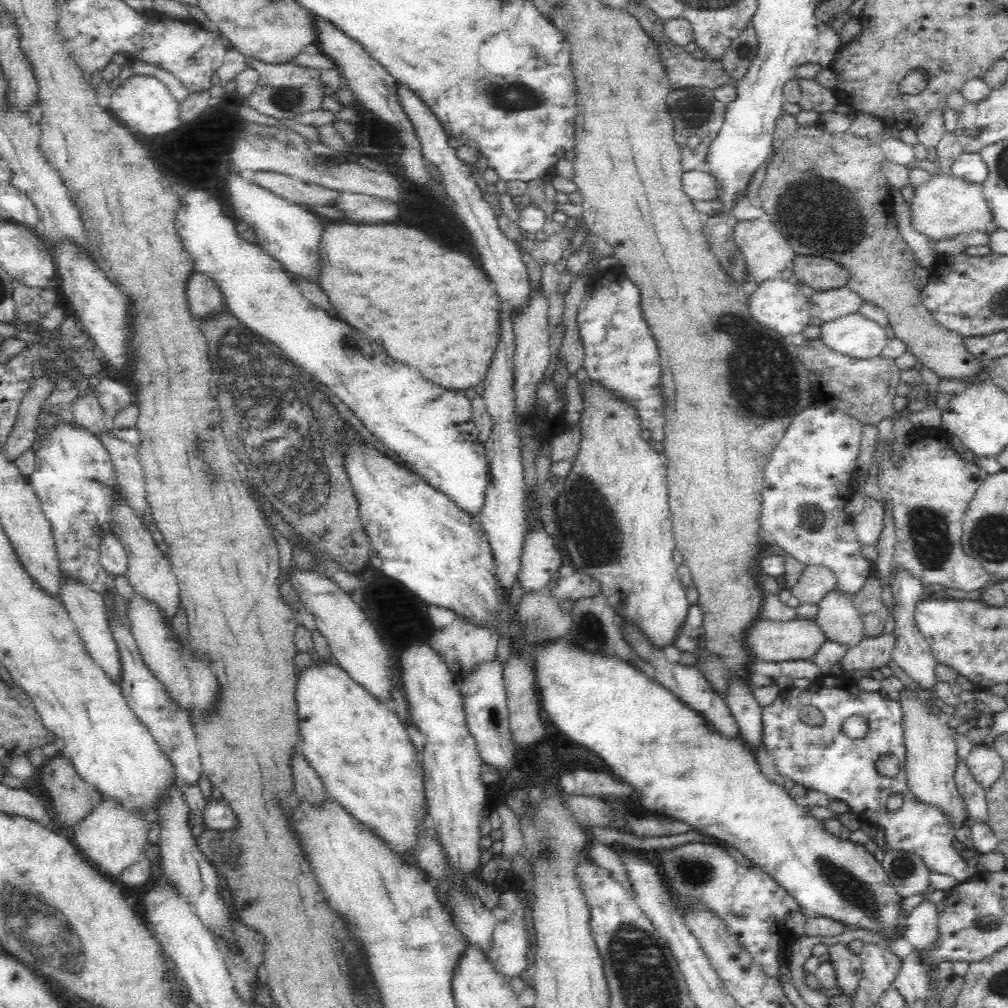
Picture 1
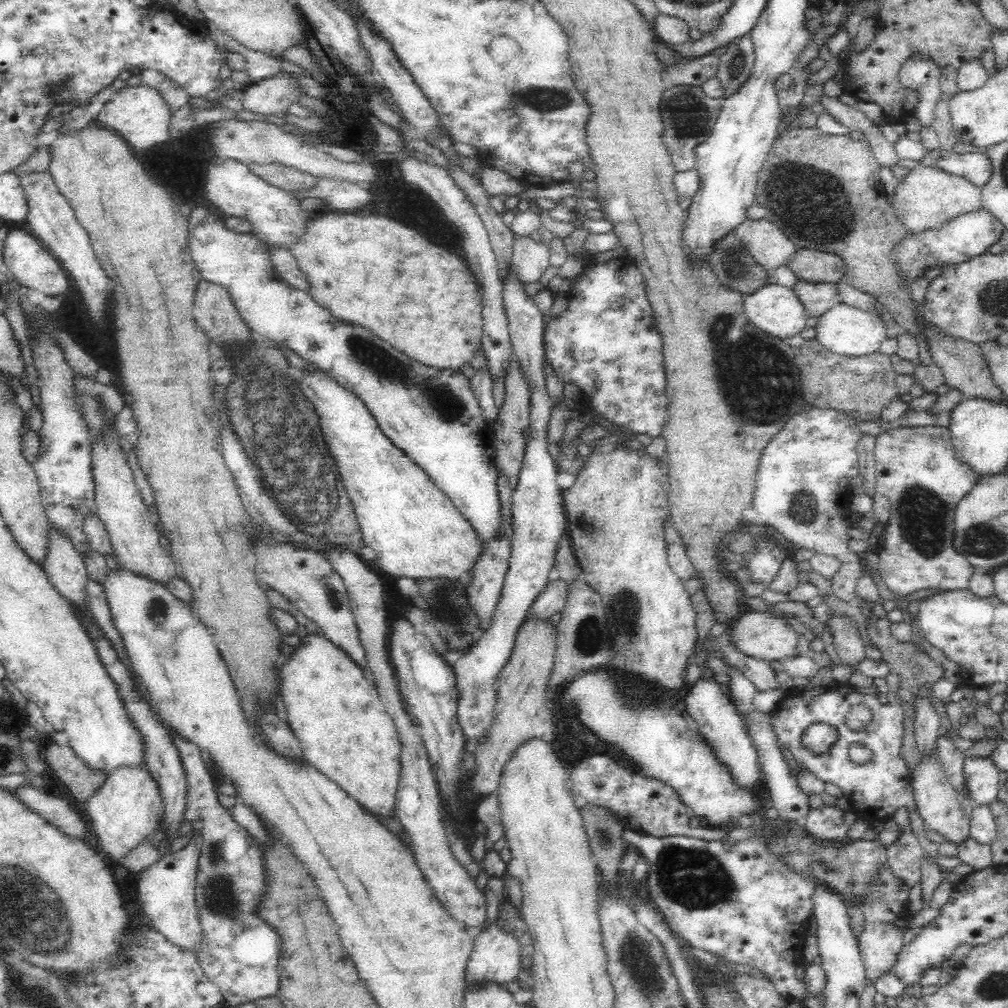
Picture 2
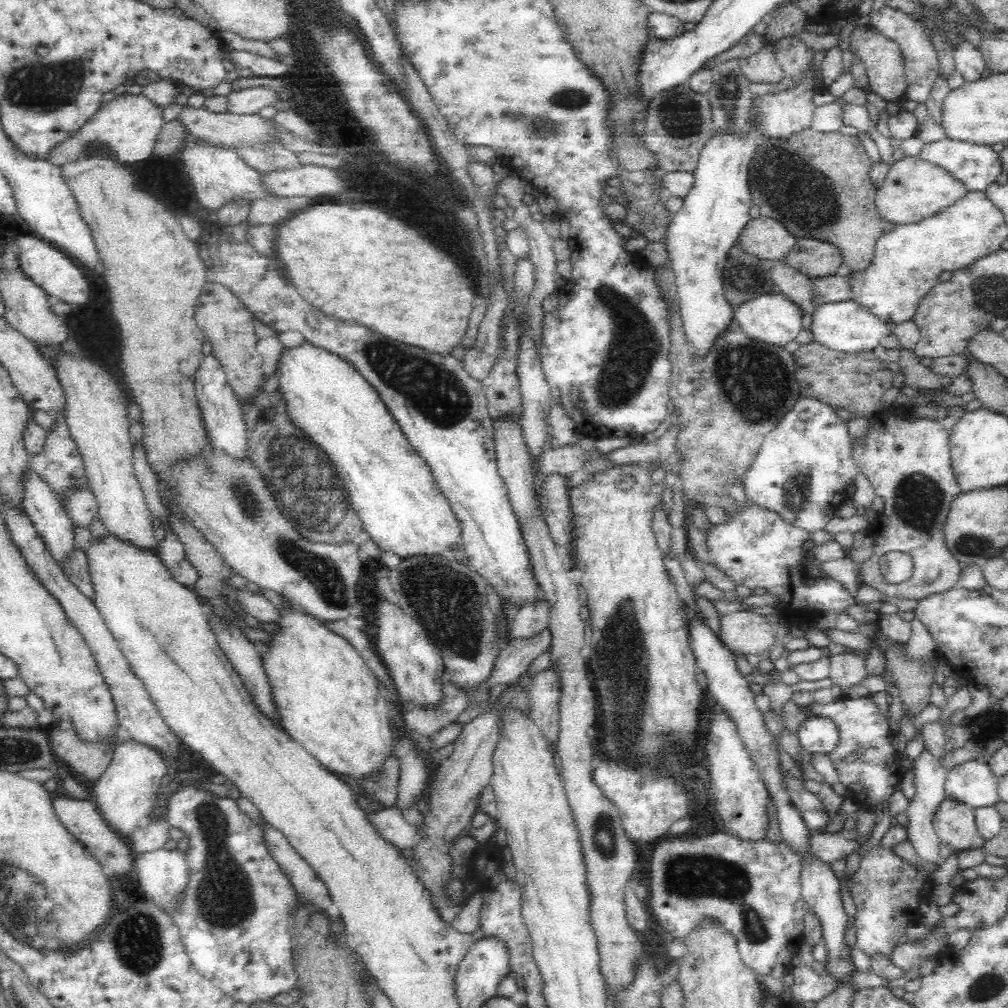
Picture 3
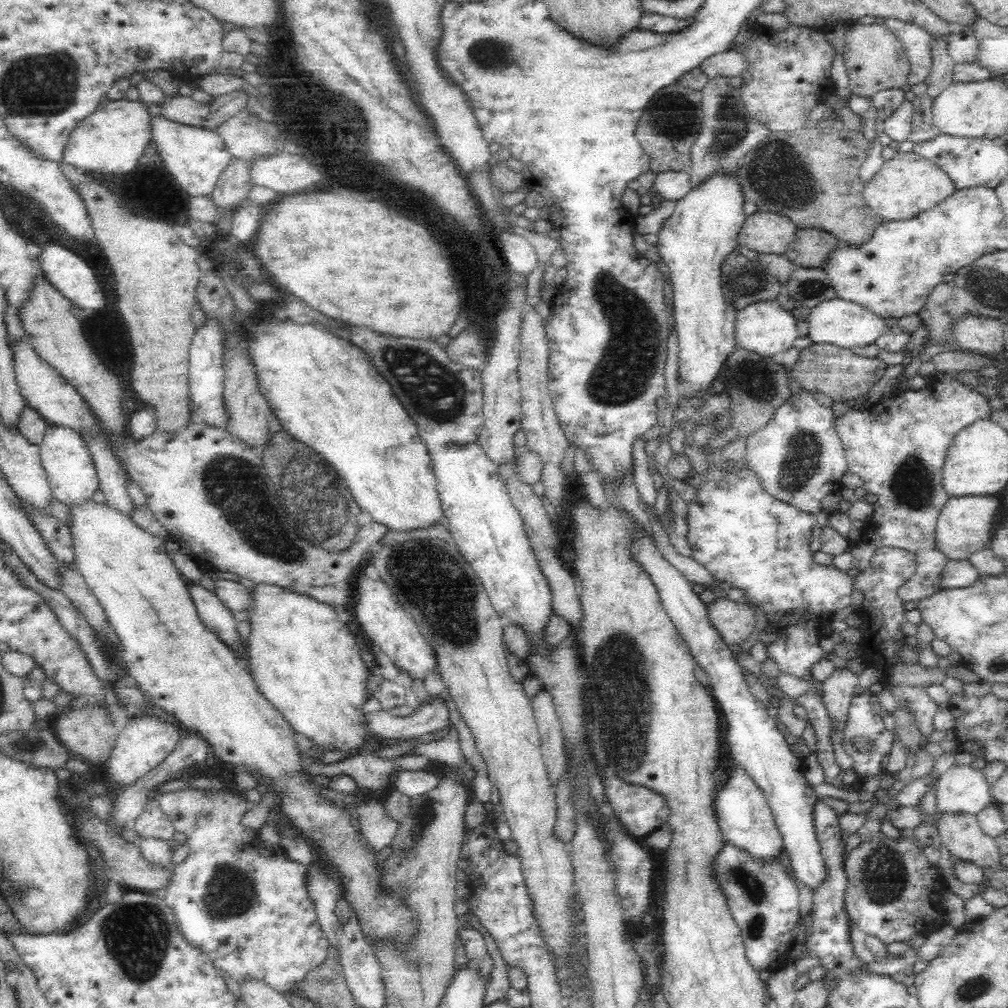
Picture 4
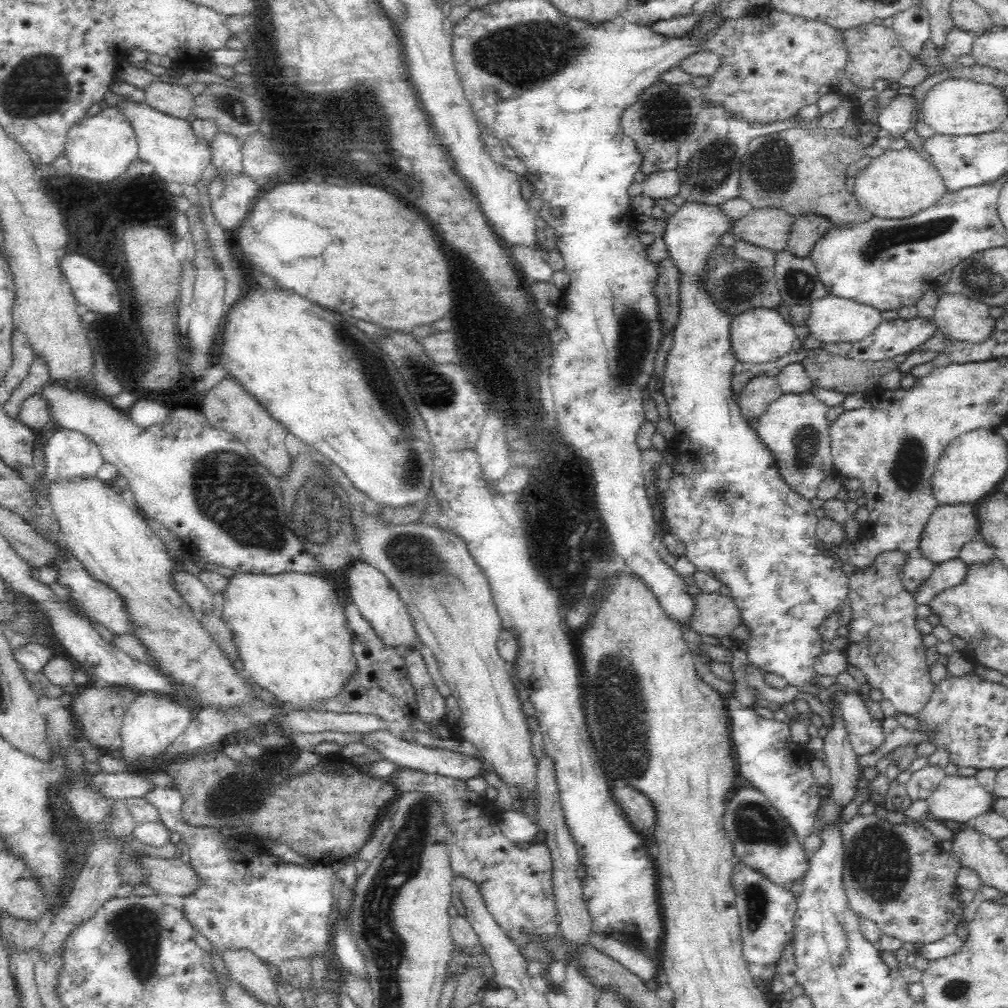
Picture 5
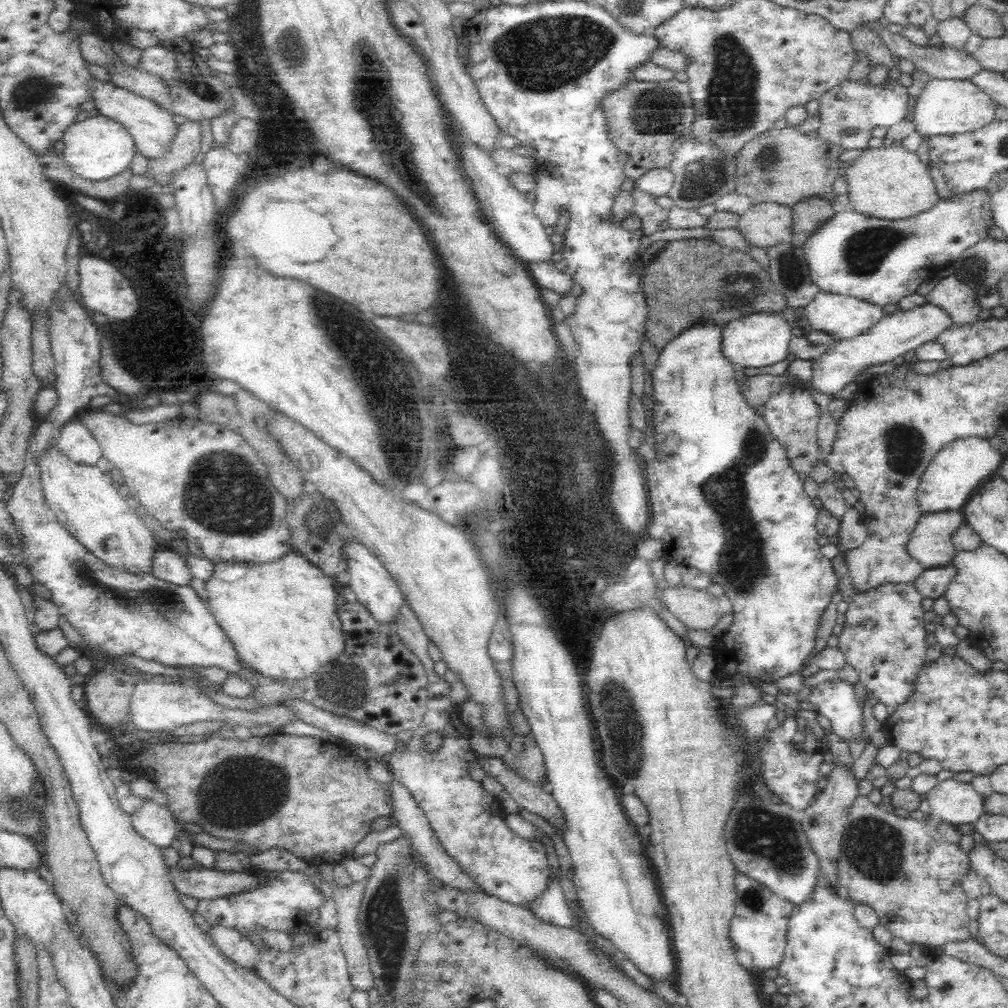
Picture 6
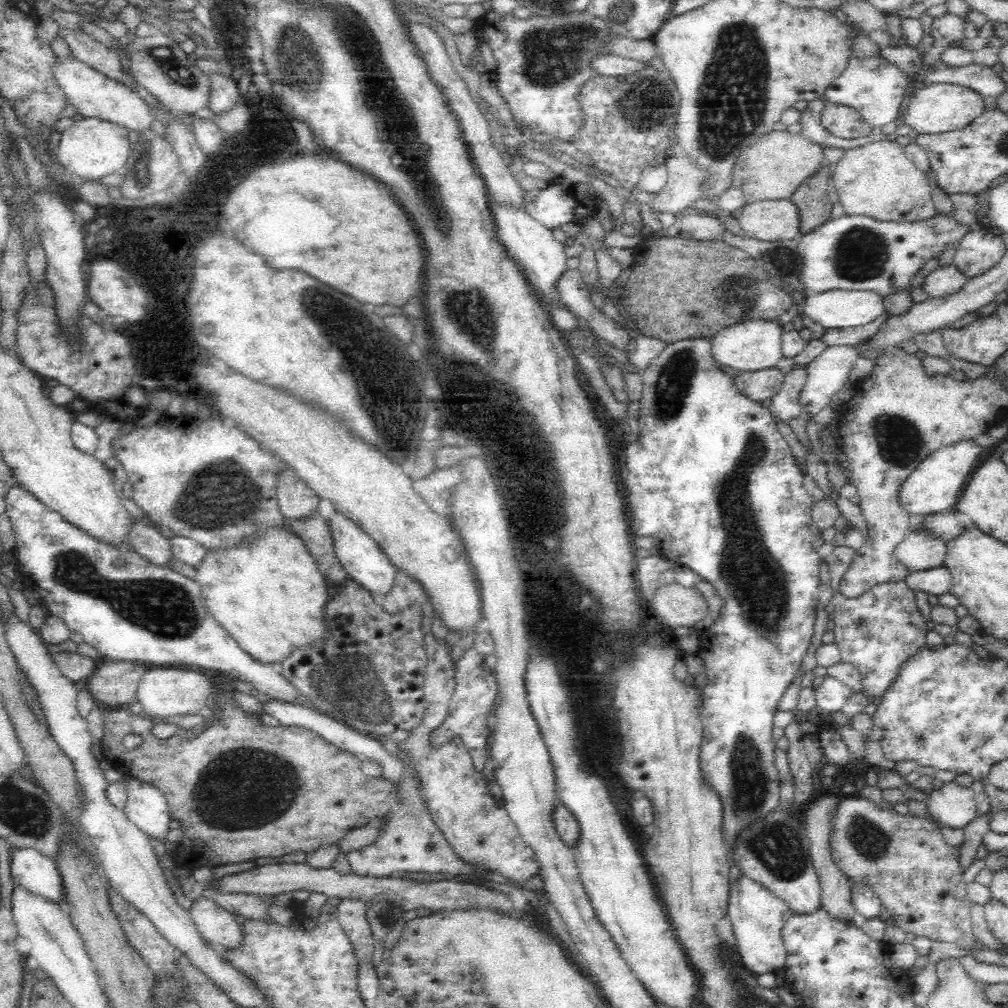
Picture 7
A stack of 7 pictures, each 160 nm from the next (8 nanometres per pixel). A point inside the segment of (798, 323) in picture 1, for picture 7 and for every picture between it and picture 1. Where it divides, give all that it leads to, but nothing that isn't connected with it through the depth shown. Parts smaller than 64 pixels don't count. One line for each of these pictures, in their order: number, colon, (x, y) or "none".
2: (774, 309)
3: (773, 319)
4: (765, 328)
5: (761, 335)
6: (761, 339)
7: (752, 345)

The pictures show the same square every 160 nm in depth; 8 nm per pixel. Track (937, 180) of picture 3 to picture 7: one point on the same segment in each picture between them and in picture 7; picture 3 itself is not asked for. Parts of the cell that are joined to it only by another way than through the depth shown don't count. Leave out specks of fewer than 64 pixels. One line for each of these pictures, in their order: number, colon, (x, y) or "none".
4: (907, 184)
5: (899, 183)
6: (892, 183)
7: (878, 180)

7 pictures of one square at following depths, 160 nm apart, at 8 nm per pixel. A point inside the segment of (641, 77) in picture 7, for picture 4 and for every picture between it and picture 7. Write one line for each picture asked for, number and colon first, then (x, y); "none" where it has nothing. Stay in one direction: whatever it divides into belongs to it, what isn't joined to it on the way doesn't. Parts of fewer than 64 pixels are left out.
4: (669, 124)
5: (663, 115)
6: (647, 122)

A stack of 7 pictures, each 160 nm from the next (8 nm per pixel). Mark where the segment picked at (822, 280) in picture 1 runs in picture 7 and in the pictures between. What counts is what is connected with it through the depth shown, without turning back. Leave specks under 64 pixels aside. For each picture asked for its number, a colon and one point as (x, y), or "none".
2: (811, 265)
3: (815, 258)
4: (810, 246)
5: (807, 227)
6: (809, 213)
7: (811, 198)

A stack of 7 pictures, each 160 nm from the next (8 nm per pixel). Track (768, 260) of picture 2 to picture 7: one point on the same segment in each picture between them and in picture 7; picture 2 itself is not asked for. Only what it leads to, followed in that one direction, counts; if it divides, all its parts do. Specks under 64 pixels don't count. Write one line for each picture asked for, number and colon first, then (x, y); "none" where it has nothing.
3: (764, 237)
4: (762, 232)
5: (769, 227)
6: (768, 223)
7: (770, 220)

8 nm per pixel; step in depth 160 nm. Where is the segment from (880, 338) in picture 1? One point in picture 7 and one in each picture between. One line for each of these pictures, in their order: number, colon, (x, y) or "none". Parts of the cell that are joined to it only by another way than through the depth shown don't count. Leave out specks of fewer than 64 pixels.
2: (843, 329)
3: (845, 326)
4: (847, 324)
5: (832, 319)
6: (846, 316)
7: (839, 309)

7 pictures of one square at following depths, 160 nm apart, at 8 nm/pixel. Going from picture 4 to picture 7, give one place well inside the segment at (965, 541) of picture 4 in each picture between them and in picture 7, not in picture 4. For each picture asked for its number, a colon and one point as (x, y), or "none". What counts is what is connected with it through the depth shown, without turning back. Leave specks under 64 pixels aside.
5: (950, 526)
6: (930, 544)
7: (917, 551)

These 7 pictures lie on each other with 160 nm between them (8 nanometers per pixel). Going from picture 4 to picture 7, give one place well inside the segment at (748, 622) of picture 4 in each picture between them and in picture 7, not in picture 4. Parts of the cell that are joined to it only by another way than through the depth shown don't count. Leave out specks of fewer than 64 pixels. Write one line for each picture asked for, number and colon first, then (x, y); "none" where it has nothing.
5: (713, 614)
6: (697, 609)
7: (674, 604)

